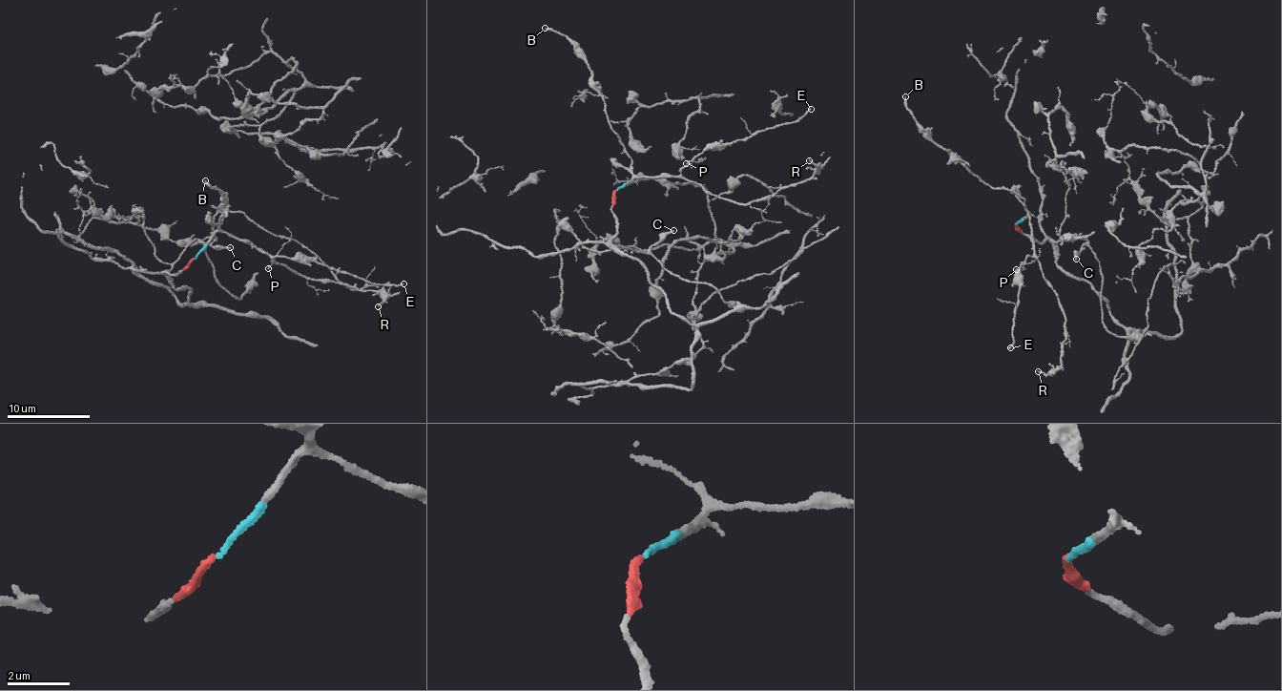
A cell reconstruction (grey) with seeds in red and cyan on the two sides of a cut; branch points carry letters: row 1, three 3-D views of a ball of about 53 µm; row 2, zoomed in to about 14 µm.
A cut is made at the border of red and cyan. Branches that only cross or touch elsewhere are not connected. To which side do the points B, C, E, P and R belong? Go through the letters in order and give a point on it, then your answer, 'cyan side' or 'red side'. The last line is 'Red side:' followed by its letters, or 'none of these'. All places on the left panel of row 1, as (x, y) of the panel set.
B: (205, 180) | cyan side
C: (230, 247) | red side
E: (403, 283) | cyan side
P: (268, 268) | cyan side
R: (378, 306) | cyan side
Red side: C

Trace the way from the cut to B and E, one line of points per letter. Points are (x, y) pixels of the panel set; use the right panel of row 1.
B: (1016, 224), (1027, 212), (1022, 198), (1008, 189), (993, 190), (937, 144), (912, 115), (905, 96)
E: (1016, 224), (1027, 213), (1033, 254), (1018, 272), (1023, 283), (1011, 348)

